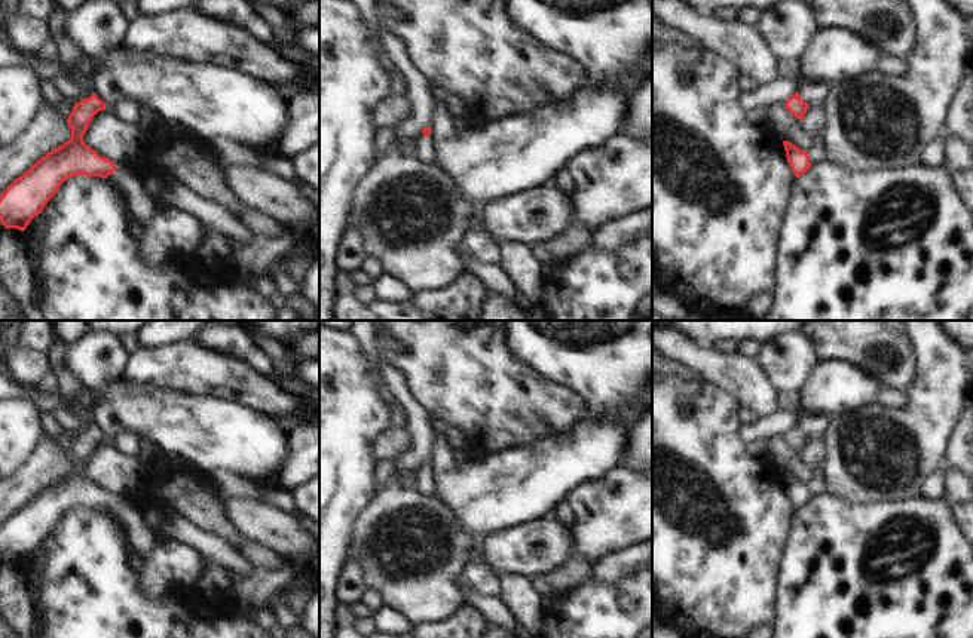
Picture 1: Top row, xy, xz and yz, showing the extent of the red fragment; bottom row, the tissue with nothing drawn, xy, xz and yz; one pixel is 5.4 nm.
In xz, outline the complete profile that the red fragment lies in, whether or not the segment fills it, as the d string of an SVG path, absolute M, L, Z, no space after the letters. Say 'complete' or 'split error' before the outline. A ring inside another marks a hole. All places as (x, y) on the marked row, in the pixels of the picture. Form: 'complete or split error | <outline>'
split error | M423 128L422 134L409 144L407 153L420 163L434 163L434 147L429 139L431 128Z

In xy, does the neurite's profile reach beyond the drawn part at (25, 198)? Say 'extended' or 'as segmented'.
extended

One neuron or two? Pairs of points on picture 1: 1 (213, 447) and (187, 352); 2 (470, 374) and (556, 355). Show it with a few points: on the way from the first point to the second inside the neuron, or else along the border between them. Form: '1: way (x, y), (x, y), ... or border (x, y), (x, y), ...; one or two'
1: border (164, 390), (207, 393), (232, 401); two
2: border (504, 336), (508, 346), (526, 364), (554, 382); two

